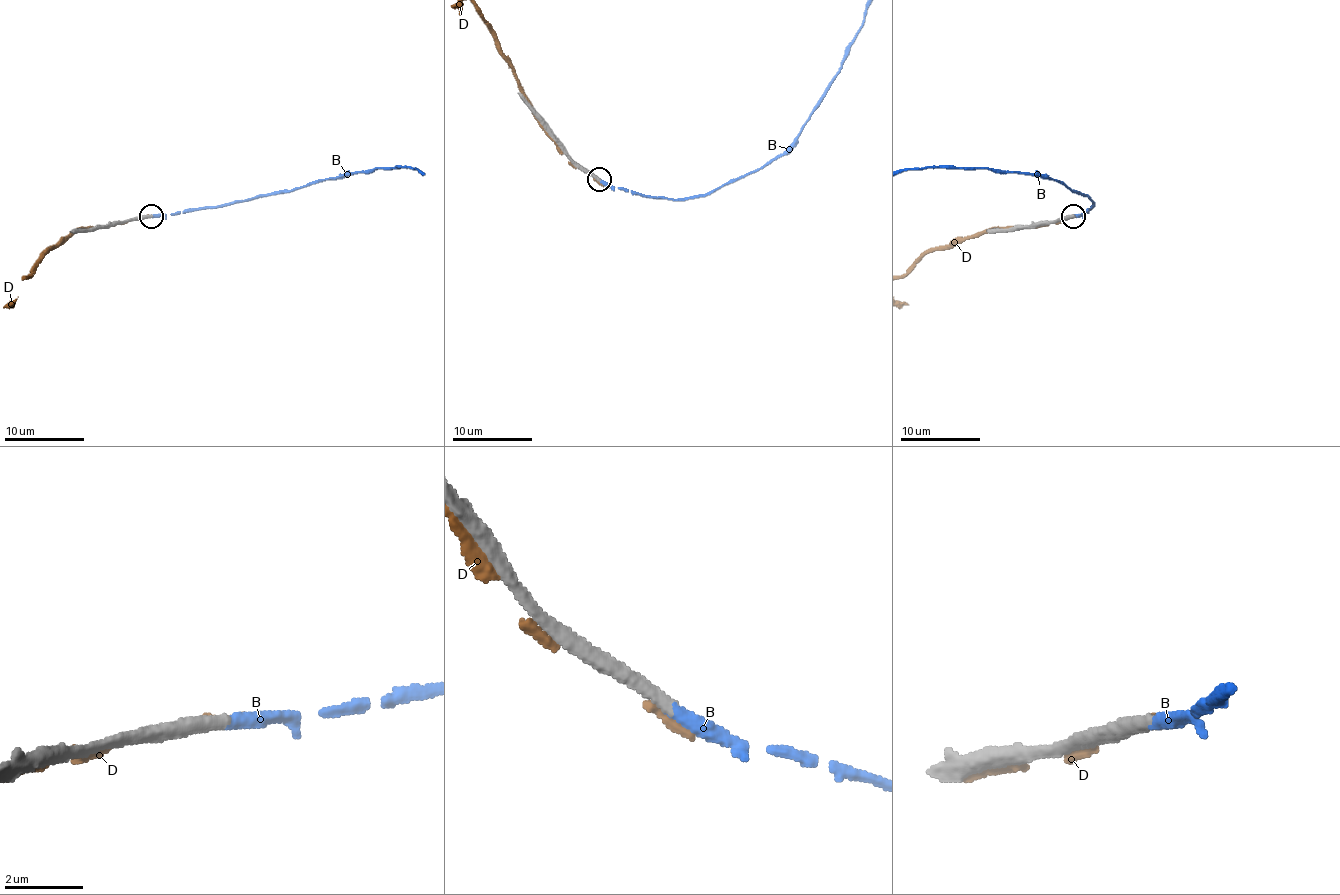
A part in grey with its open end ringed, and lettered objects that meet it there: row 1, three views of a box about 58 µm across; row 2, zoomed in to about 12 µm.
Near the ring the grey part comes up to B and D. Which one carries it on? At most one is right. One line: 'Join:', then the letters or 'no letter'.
Join: B

